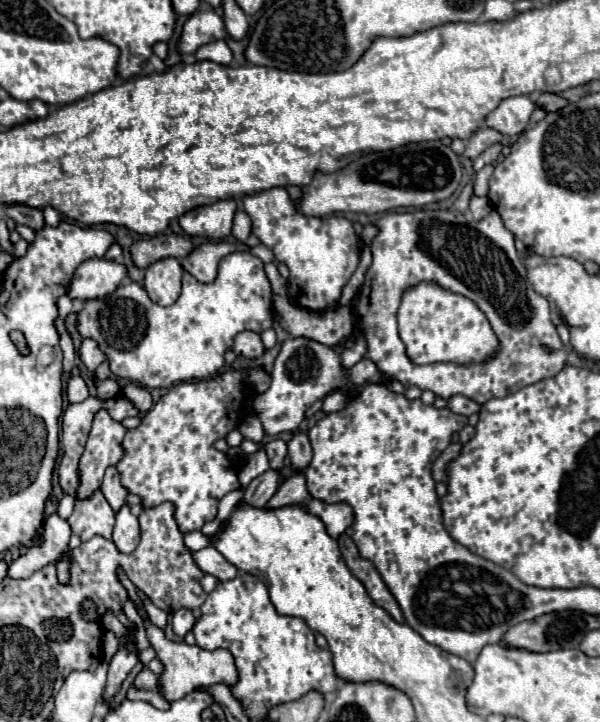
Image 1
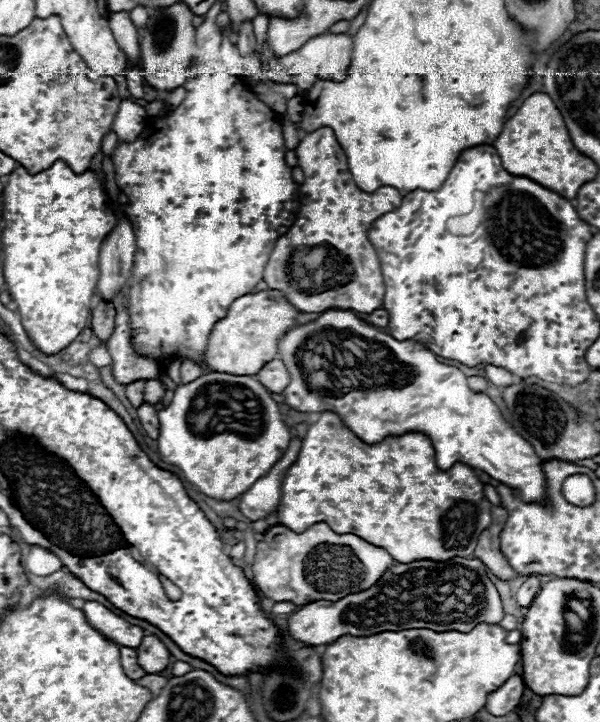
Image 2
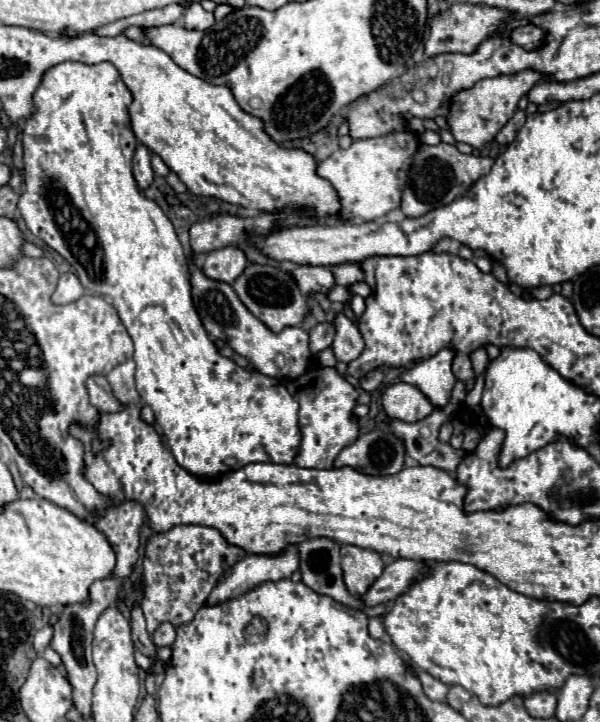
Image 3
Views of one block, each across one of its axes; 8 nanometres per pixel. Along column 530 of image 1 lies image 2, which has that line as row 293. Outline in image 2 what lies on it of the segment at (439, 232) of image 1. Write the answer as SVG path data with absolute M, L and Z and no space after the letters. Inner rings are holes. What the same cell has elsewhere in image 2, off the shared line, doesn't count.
M320 128L312 134L304 134L294 152L298 156L298 166L304 172L304 182L298 188L300 212L296 222L290 226L290 230L276 242L264 270L264 282L268 284L268 288L280 290L288 298L288 302L300 312L312 314L312 312L324 312L328 308L338 308L338 310L354 310L370 314L382 306L384 282L382 282L380 258L372 242L368 240L368 230L376 218L396 210L402 204L402 194L392 186L378 188L376 192L362 192L356 186L346 154L340 148L330 128Z

